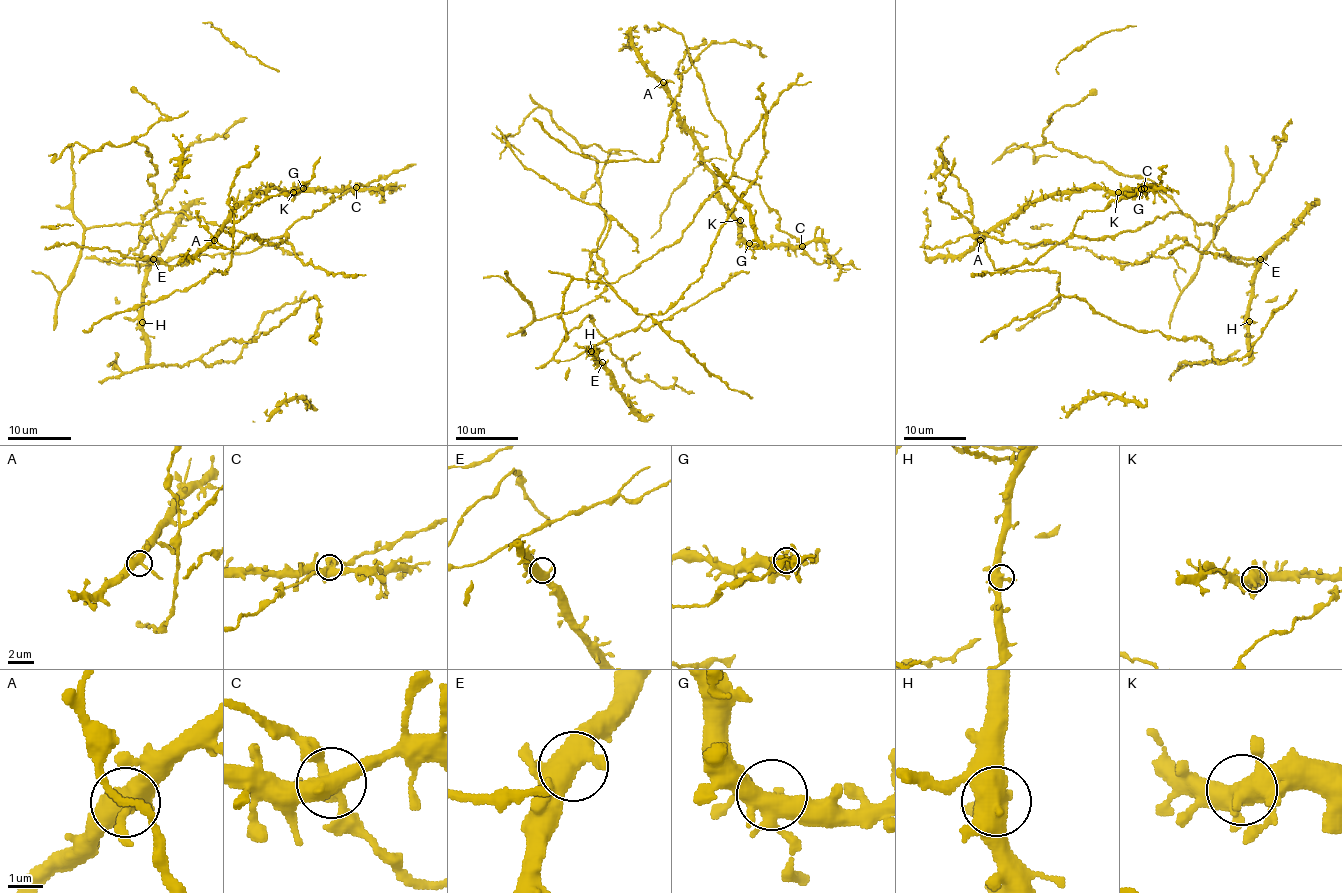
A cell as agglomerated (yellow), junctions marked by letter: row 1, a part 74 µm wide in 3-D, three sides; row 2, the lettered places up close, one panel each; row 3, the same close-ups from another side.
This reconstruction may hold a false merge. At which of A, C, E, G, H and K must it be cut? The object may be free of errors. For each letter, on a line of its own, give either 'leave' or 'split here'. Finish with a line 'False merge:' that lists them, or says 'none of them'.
A: leave
C: leave
E: leave
G: leave
H: leave
K: leave
False merge: none of them

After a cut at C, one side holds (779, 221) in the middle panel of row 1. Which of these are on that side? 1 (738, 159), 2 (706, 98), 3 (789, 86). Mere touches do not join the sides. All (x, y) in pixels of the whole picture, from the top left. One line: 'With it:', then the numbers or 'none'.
With it: 1, 2, 3

